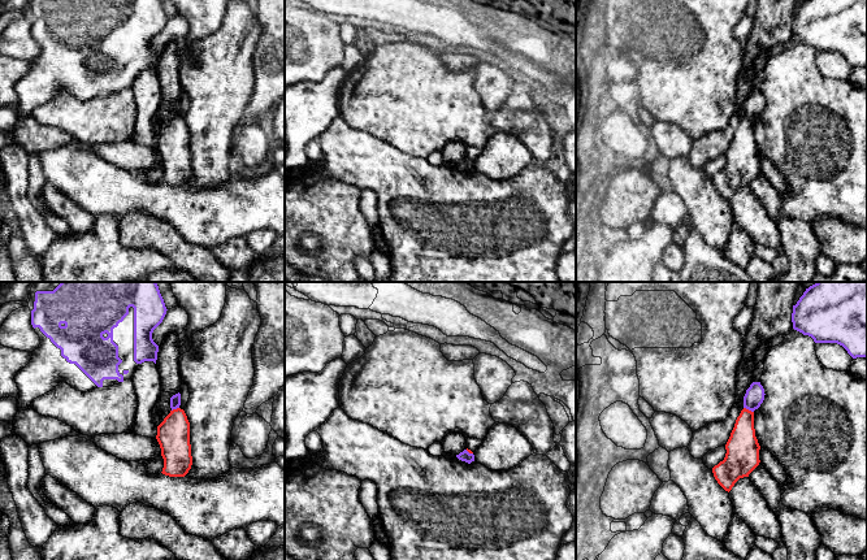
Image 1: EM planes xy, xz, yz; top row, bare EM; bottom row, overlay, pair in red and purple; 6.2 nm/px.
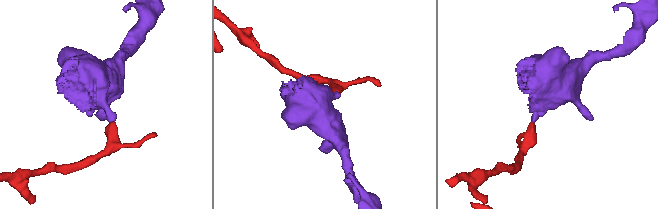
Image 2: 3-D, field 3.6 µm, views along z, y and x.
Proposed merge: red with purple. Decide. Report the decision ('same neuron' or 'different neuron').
different neuron

